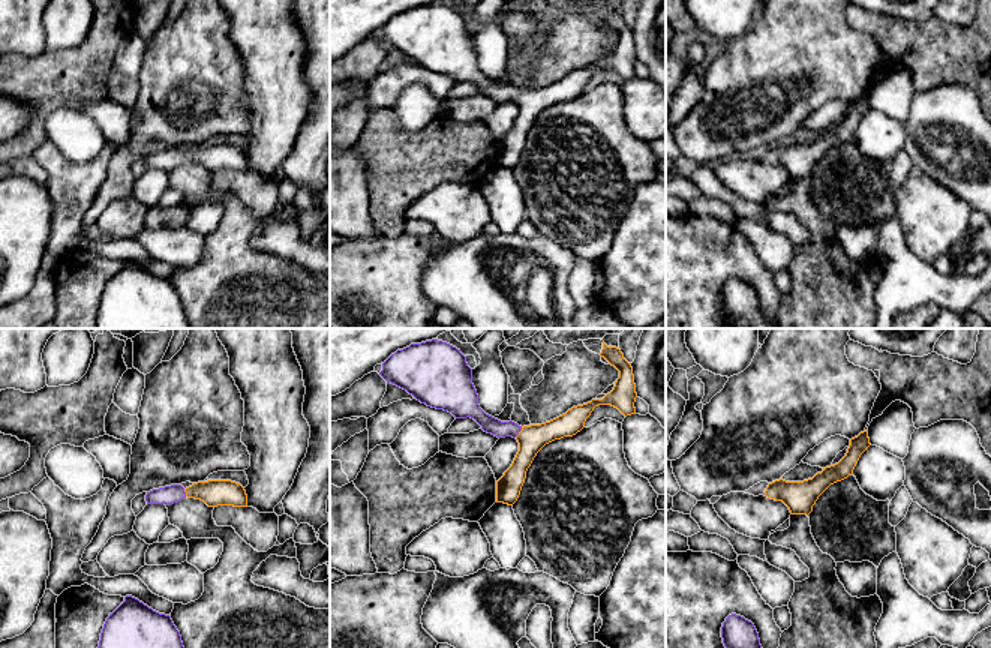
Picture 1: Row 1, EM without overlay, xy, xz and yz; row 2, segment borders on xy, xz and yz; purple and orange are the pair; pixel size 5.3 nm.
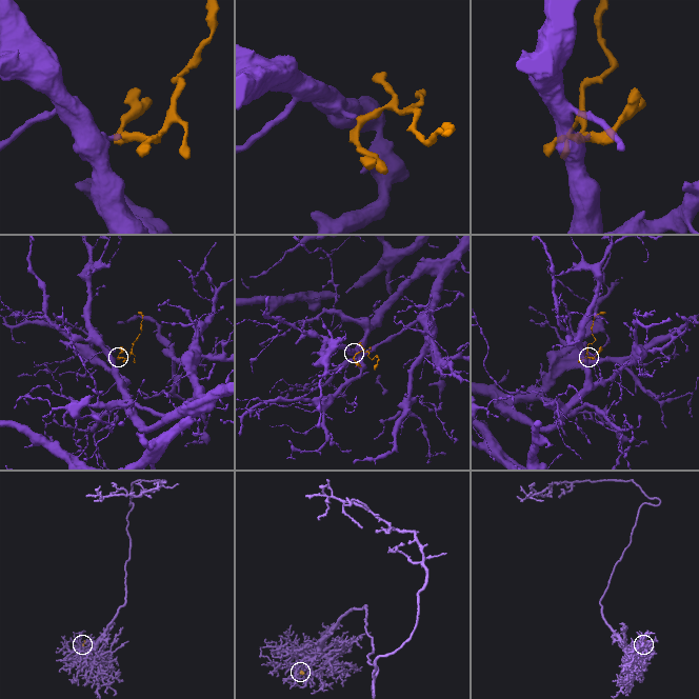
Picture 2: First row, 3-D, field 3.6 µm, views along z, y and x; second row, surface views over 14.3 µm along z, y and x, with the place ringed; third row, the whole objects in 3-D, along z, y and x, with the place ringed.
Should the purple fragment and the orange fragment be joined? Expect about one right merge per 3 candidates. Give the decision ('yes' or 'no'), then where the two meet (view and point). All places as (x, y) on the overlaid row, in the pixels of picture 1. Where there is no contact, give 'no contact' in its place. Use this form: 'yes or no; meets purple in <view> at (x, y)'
yes; meets purple in xz at (519, 431)

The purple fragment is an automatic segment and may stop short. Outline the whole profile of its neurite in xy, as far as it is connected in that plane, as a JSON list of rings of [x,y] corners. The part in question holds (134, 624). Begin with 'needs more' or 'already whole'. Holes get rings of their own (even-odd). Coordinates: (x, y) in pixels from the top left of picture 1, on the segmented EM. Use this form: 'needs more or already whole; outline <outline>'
already whole; outline [[[132,596],[106,618],[97,648],[184,648],[169,615]]]

